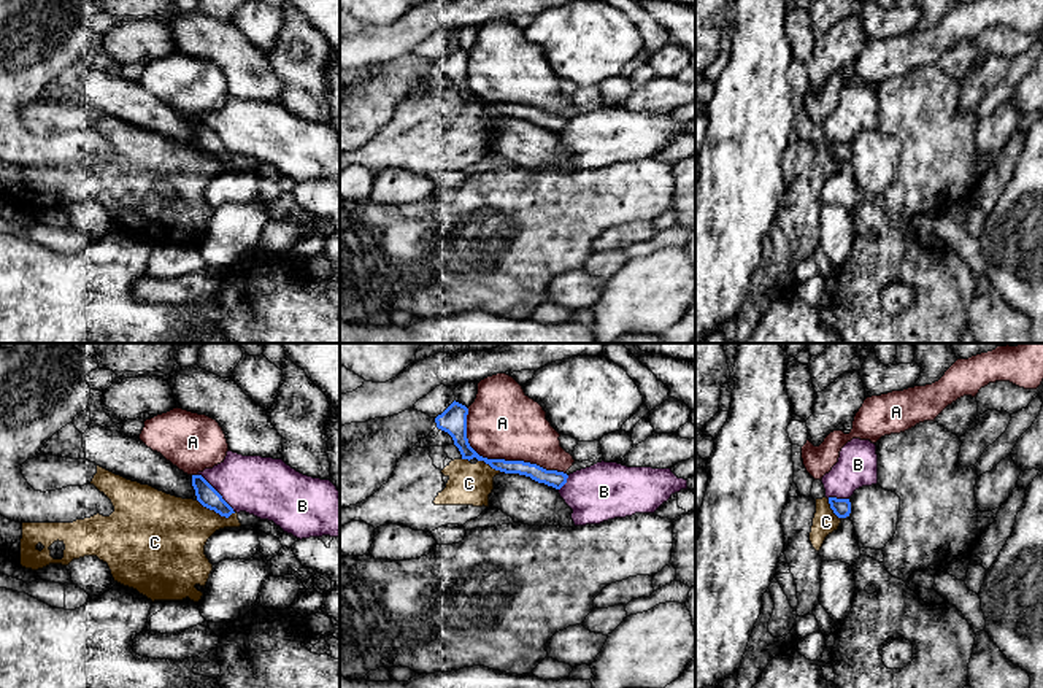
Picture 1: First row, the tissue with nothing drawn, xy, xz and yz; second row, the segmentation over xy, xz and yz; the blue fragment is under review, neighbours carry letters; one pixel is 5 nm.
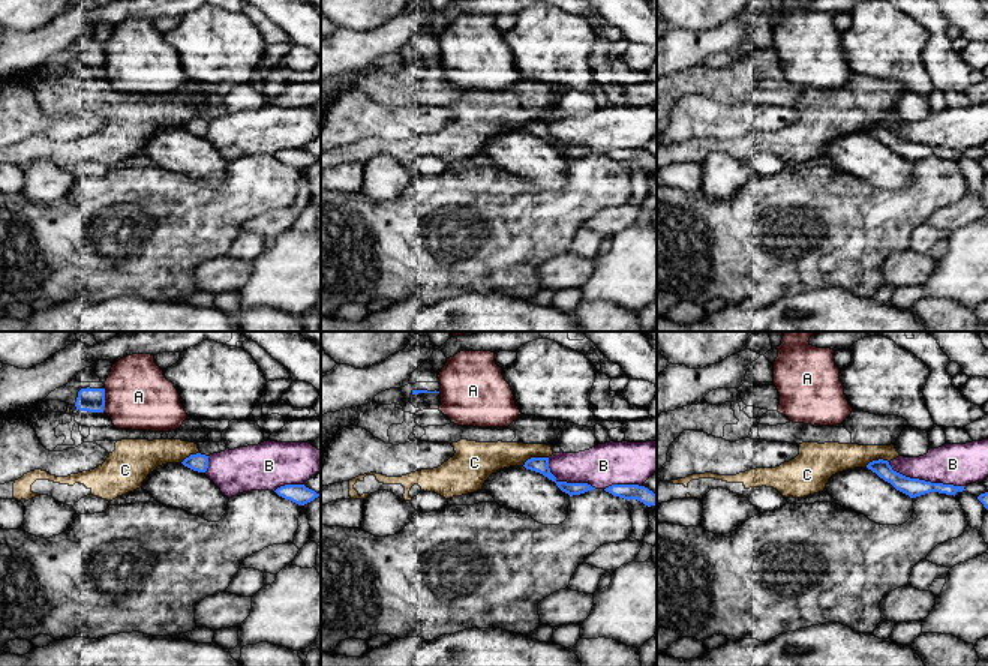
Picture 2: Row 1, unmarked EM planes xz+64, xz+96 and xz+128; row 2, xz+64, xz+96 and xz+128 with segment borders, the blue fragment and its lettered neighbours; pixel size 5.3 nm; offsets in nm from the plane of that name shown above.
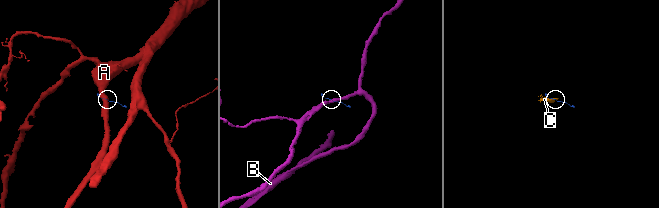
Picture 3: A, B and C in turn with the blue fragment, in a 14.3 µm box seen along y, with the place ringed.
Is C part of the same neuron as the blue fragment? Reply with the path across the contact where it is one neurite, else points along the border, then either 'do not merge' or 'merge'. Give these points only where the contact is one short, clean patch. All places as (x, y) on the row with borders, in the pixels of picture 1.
do not merge

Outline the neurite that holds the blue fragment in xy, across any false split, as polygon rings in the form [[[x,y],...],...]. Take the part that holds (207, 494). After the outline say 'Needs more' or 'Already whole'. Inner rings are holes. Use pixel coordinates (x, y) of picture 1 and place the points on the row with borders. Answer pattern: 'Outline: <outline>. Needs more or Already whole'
Outline: [[[192,475],[192,486],[195,489],[197,501],[203,507],[214,510],[216,513],[225,518],[235,513],[233,508],[202,475]]]. Already whole

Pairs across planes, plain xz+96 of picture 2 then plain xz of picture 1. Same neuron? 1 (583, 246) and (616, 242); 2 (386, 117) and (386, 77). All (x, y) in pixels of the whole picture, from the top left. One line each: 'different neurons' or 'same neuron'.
1: different neurons
2: same neuron

